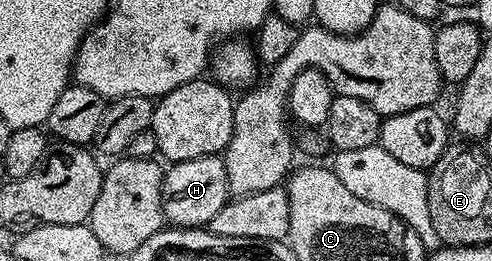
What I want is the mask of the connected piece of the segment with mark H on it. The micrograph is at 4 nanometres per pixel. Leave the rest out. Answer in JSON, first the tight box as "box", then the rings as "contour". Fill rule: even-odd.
{"box":[163,155,231,228],"contour":[[[206,155],[189,161],[171,163],[163,177],[163,217],[175,227],[206,228],[227,203],[231,186],[219,155]]]}

